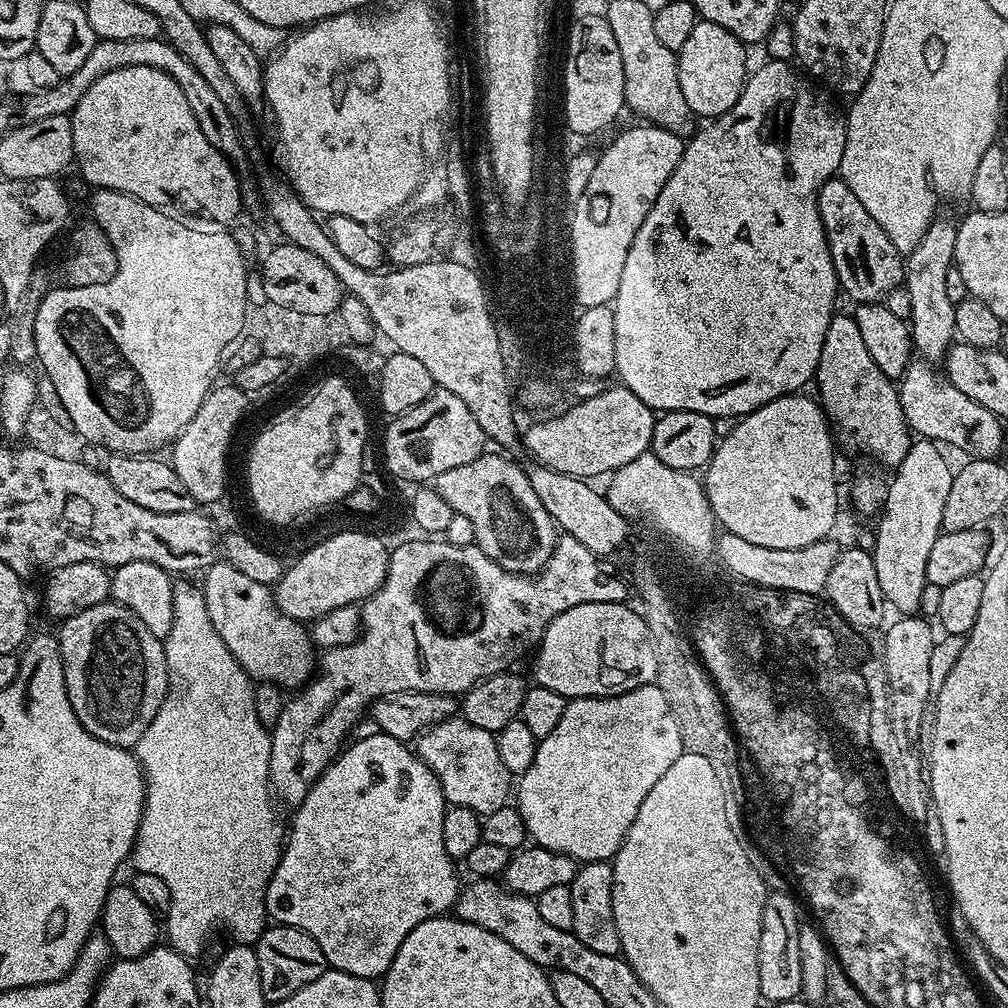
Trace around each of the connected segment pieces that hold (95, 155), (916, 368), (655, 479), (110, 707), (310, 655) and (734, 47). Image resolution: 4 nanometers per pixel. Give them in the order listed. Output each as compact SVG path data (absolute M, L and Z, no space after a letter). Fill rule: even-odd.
M130 66L126 70L114 70L114 74L98 78L98 82L94 82L94 86L82 94L82 102L78 102L78 106L70 113L74 130L75 167L80 167L85 182L93 184L93 189L109 188L115 192L125 192L127 196L172 214L197 216L200 220L213 220L216 226L228 226L242 212L240 180L219 148L206 142L202 130L164 132L164 128L180 124L180 112L184 112L186 100L180 100L182 90L178 90L178 82L174 82L174 78L162 70L144 72L145 68ZM152 88L156 88L156 96L152 96L152 104L148 104L148 92L152 92Z
M916 358L899 377L902 412L909 429L925 440L961 448L969 452L969 457L978 460L997 459L1004 448L1004 428L1000 425L1003 423L990 410L986 410L986 406L978 406L974 398L966 398L958 386L948 381L947 375L940 373L939 376L932 368L935 367L929 361Z
M649 450L638 458L634 458L634 462L626 462L626 466L617 468L615 472L611 473L610 479L607 481L609 484L608 488L606 487L606 495L610 506L614 506L614 510L618 510L618 514L622 514L625 520L650 523L660 527L663 532L672 532L676 536L676 540L680 540L688 546L696 545L708 550L715 545L718 525L708 496L704 493L703 483L697 477L695 480L694 477L696 476L692 474L674 474L670 466L664 465L654 452Z
M115 602L75 612L59 628L64 681L78 722L94 738L131 749L168 695L170 673L161 637L150 634L138 614Z
M227 562L213 564L203 576L202 587L210 622L214 622L214 630L218 630L218 638L226 642L226 650L234 654L234 658L247 676L251 676L256 682L279 684L284 690L299 689L312 679L318 664L318 652L312 643L309 629L299 620L286 618L286 614L282 614L282 610L276 608L276 598L269 585L254 582L254 578L246 578L246 574L234 570L234 566L230 566Z
M697 19L694 31L682 50L677 55L678 86L682 86L682 95L686 98L686 106L690 106L693 117L715 118L726 114L738 102L744 89L744 81L750 75L748 68L749 49L745 43L735 37L730 30L724 29L714 22Z

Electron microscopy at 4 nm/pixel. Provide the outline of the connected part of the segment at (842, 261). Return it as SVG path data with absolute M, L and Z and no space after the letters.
M839 178L827 180L818 194L818 214L822 214L822 226L830 246L830 258L834 262L834 274L839 287L856 300L857 305L883 301L895 287L904 283L905 257L886 238L886 230L866 214L866 206L858 202L854 190Z

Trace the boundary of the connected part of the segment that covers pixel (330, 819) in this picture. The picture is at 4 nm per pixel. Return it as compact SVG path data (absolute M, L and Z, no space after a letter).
M384 732L374 734L370 738L353 739L329 764L324 773L313 782L312 789L295 809L296 817L292 820L292 828L290 824L287 829L280 861L264 895L264 910L267 919L276 924L289 924L292 928L310 934L310 938L318 942L329 969L354 974L358 978L371 981L383 977L394 962L402 942L406 942L410 930L414 930L414 926L422 922L432 920L435 916L451 913L462 891L462 883L460 884L459 878L456 877L457 865L446 854L446 846L442 846L442 818L445 811L446 801L438 778L430 770L430 766L426 766L426 762L422 762L405 741L390 738Z

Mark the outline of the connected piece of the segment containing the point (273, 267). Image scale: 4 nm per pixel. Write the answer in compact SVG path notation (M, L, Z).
M280 242L264 256L264 269L259 269L259 276L264 279L264 298L269 304L286 306L302 314L322 314L332 316L340 307L346 293L340 287L338 278L322 258L314 258L310 250Z

